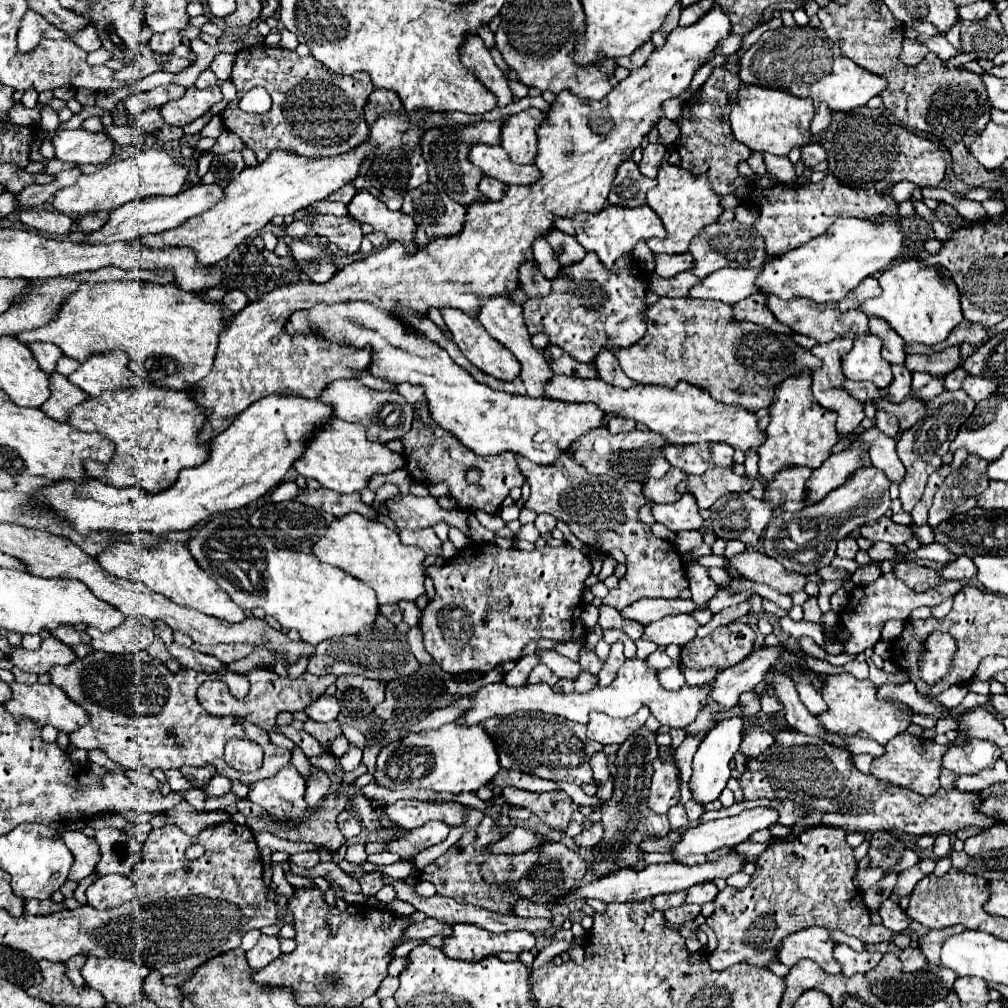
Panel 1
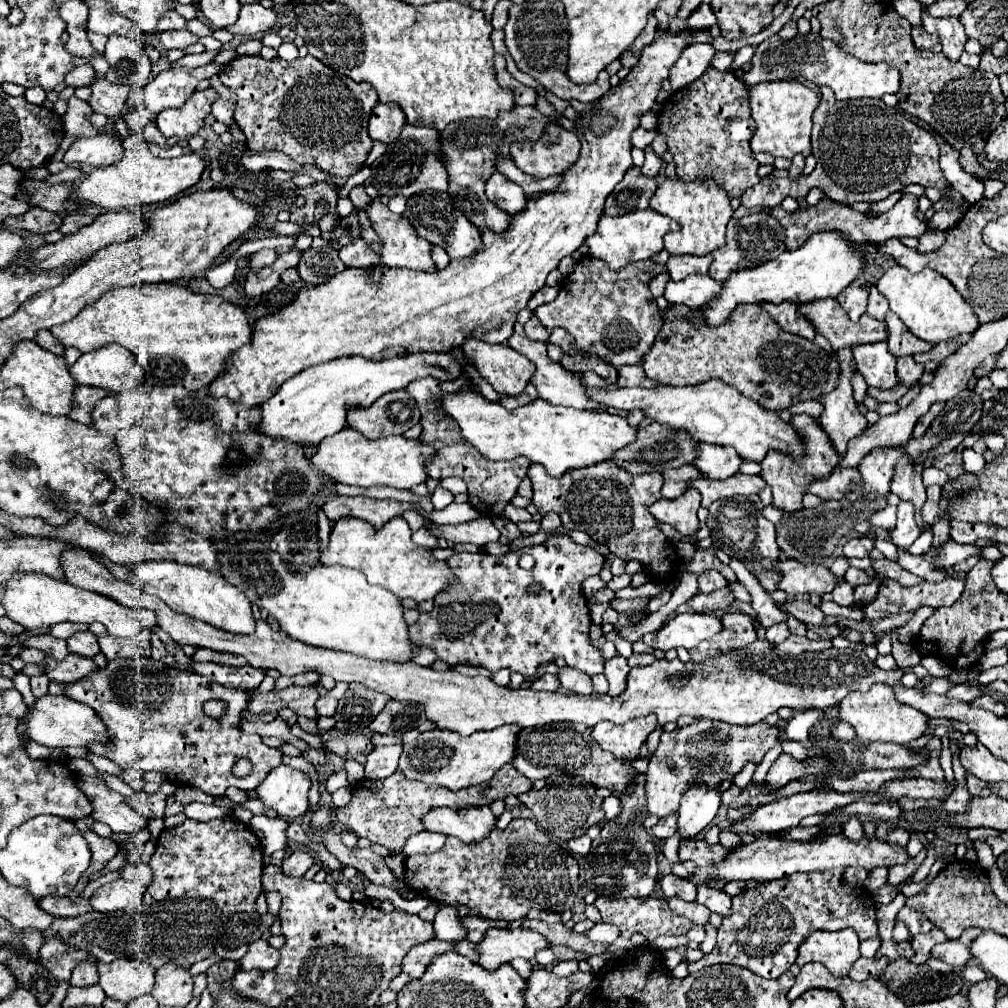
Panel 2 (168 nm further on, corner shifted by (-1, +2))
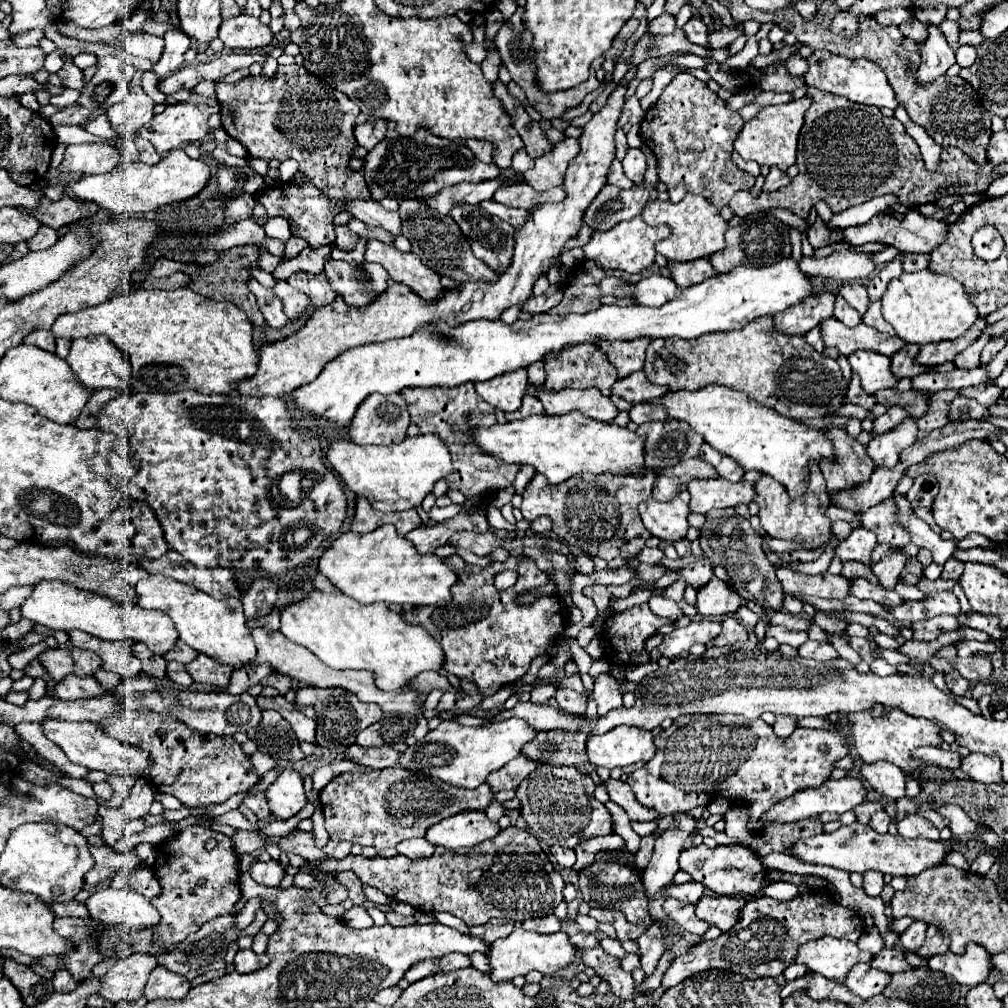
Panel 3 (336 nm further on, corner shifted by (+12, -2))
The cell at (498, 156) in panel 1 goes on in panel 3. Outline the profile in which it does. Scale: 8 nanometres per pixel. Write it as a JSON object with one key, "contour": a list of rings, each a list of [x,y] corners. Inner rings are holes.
{"contour":[[[503,184],[503,188],[497,188],[493,200],[507,204],[507,206],[513,206],[513,208],[531,210],[531,208],[545,204],[545,202],[561,202],[563,196],[565,194],[563,194],[561,186],[555,186],[545,192],[537,192],[527,184]]]}

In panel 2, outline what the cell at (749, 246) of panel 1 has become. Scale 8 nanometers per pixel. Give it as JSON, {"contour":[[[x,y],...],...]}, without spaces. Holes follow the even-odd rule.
{"contour":[[[748,214],[740,220],[732,218],[728,222],[726,232],[726,246],[718,248],[712,256],[714,262],[710,266],[710,278],[716,282],[724,282],[732,270],[746,268],[746,266],[760,266],[768,260],[778,258],[782,252],[786,252],[786,228],[770,214]]]}

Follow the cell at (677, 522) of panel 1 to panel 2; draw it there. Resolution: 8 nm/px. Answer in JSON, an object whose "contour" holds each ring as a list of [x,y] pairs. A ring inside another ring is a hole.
{"contour":[[[688,488],[682,496],[674,500],[660,498],[658,502],[654,502],[650,506],[650,514],[656,520],[674,526],[680,534],[692,536],[698,530],[698,516],[696,516],[698,508],[700,508],[700,492]]]}

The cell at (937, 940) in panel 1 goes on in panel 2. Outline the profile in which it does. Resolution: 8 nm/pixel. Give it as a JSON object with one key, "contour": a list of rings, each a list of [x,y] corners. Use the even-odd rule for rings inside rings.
{"contour":[[[968,928],[968,930],[964,930],[964,934],[958,940],[946,940],[944,944],[936,944],[936,948],[932,948],[932,956],[954,968],[964,968],[972,958],[970,944],[980,934],[982,934],[982,930]]]}

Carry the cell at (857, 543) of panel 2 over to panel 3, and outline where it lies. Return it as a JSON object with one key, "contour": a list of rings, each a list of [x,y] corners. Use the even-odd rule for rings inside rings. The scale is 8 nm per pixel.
{"contour":[[[855,528],[851,536],[835,548],[835,556],[839,556],[843,562],[855,560],[871,566],[871,550],[875,546],[877,546],[877,538],[873,532],[865,528]]]}

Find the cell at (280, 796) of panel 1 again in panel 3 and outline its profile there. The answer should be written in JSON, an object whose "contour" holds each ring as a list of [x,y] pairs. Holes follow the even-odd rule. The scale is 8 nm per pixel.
{"contour":[[[281,770],[275,782],[265,790],[271,814],[279,820],[287,820],[295,816],[307,804],[303,792],[303,778],[295,770]]]}

